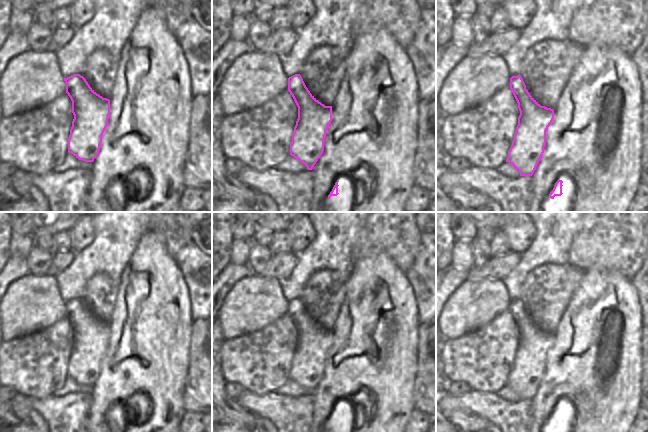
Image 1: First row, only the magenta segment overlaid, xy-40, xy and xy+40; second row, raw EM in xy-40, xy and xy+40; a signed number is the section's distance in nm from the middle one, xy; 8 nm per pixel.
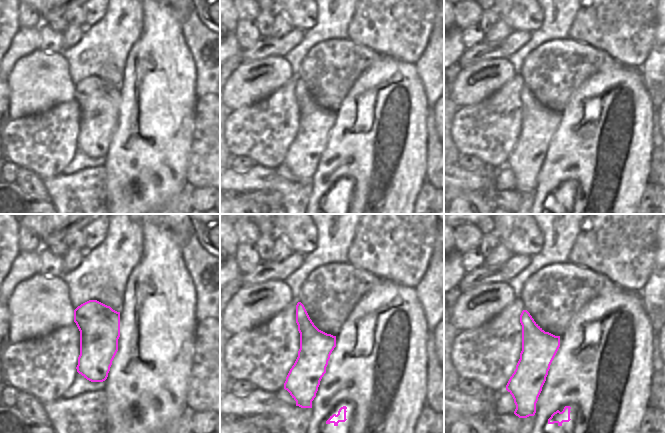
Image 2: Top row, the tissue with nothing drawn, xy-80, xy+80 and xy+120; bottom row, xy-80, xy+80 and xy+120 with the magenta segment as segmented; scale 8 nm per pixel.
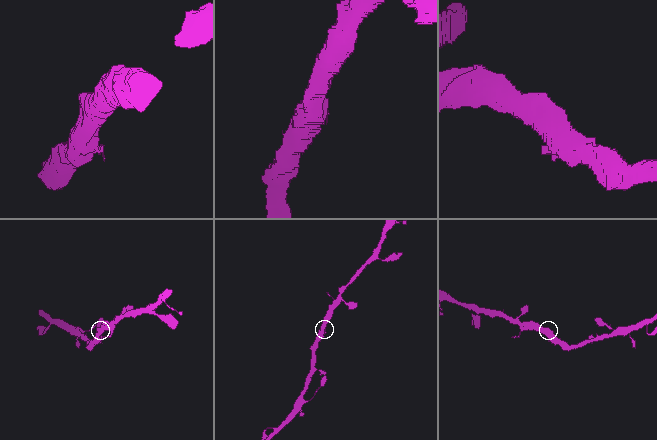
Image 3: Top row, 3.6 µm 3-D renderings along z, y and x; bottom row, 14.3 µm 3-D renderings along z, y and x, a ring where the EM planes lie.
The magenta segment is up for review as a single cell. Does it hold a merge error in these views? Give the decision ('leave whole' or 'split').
leave whole

